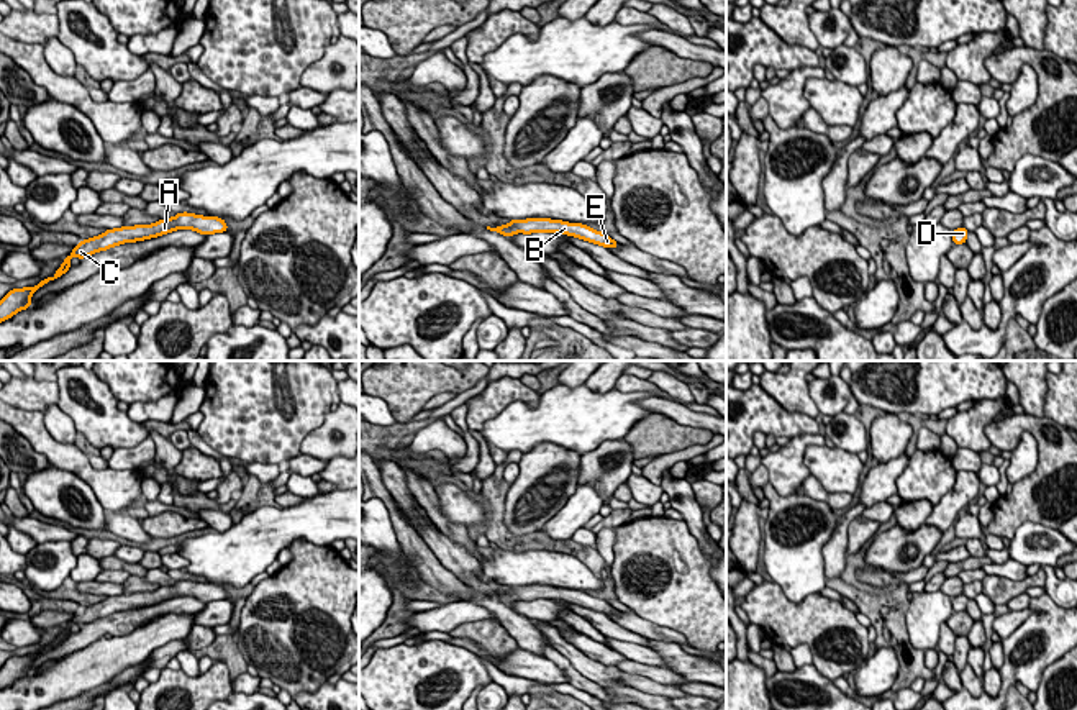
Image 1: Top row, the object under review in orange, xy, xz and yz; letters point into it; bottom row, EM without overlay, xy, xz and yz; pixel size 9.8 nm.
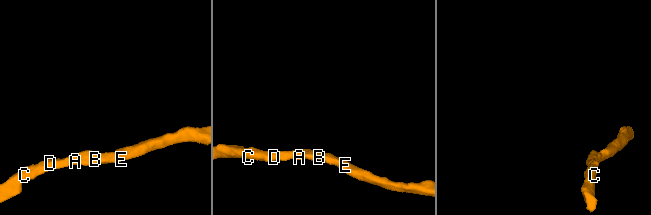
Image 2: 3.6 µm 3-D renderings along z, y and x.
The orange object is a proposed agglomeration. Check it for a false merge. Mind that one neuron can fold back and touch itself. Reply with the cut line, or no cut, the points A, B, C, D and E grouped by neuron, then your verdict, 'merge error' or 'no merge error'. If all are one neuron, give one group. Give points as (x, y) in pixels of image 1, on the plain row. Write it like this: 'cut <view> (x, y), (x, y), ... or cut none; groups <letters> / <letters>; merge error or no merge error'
cut none; groups A B C D E; no merge error

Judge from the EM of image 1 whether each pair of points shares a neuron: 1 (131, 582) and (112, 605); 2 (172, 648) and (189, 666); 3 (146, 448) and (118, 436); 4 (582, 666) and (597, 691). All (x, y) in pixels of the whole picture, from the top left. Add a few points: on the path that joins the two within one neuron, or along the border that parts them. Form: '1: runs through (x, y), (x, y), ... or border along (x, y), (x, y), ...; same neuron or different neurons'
1: border along (159, 586), (151, 591), (127, 594); different neurons
2: border along (194, 651), (179, 651), (174, 656); different neurons
3: border along (149, 435), (133, 446), (118, 446), (115, 450); different neurons
4: runs through (587, 673), (597, 684); same neuron

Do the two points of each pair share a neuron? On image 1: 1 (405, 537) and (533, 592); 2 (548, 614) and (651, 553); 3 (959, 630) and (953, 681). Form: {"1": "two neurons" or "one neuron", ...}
{"1": "two neurons", "2": "two neurons", "3": "one neuron"}

